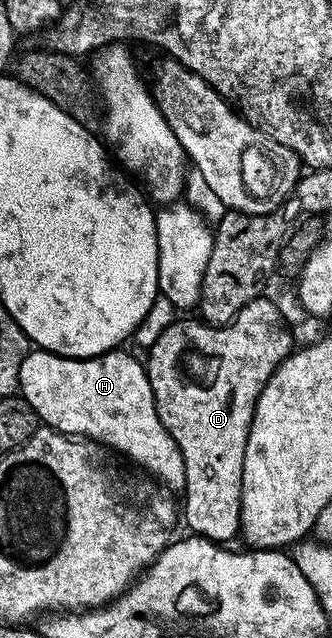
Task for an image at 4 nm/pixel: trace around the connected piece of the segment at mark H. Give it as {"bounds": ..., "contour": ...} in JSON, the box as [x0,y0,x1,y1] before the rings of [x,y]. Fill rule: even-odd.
{"bounds":[18,349,186,493],"contour":[[[115,349],[94,359],[69,359],[63,355],[53,355],[51,351],[31,350],[20,365],[18,391],[22,398],[28,401],[28,405],[32,405],[32,409],[45,426],[59,431],[62,435],[101,443],[103,447],[119,456],[127,455],[135,463],[135,468],[143,467],[138,469],[157,480],[165,490],[171,493],[181,492],[186,486],[184,457],[176,441],[172,441],[168,429],[164,429],[160,421],[145,366],[124,352],[125,350]]]}

